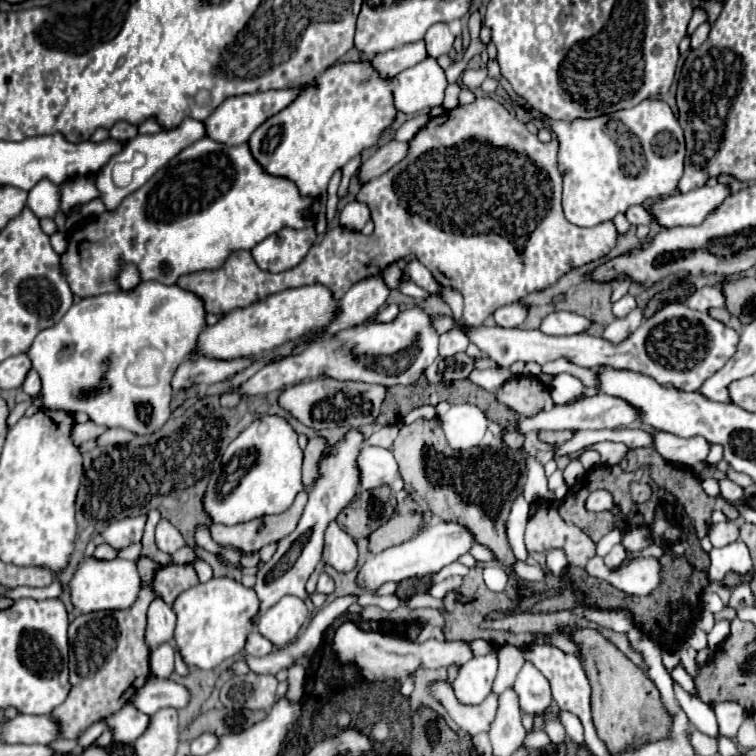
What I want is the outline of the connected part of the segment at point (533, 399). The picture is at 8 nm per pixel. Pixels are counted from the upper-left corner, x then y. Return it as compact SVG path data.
M514 376L498 388L496 398L520 416L534 416L554 406L548 386L534 376Z

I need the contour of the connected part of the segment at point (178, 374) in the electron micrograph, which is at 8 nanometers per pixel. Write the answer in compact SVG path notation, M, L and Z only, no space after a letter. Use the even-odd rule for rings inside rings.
M186 358L172 376L172 390L178 392L182 388L190 388L196 384L216 384L222 382L236 372L248 368L256 358L236 358L236 360L214 360L214 358Z

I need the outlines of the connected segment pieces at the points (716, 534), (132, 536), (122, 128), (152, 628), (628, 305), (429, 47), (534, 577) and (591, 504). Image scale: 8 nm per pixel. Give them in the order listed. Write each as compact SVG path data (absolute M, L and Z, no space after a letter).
M726 520L722 524L710 526L710 542L712 546L726 546L730 542L736 542L740 538L740 522L738 520Z
M136 516L136 518L126 518L126 520L118 520L114 524L110 524L102 536L104 540L112 546L112 548L126 548L134 542L142 540L144 534L144 524L146 524L146 516Z
M118 122L110 128L110 138L118 140L120 144L126 144L128 140L132 140L138 134L138 126L130 124L130 122Z
M154 600L154 604L150 604L148 610L148 628L146 628L146 646L150 648L150 652L156 650L160 644L172 640L174 624L176 624L174 610L162 600Z
M630 294L622 296L618 302L612 304L612 312L616 318L626 318L634 308L636 308L636 300Z
M440 22L440 24L434 24L428 28L426 32L426 52L430 58L438 58L442 54L448 54L454 46L454 34L450 32L448 24Z
M518 562L514 568L518 568L518 574L526 580L526 582L544 582L546 580L546 570L540 566L540 564L524 564L524 562Z
M605 490L594 491L588 496L585 508L598 508L598 512L612 508L612 495Z

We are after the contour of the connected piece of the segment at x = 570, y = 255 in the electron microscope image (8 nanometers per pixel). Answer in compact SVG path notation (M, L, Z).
M488 96L476 98L472 104L446 110L432 118L408 142L406 158L402 158L382 176L362 184L356 198L370 208L370 216L374 220L374 232L370 236L336 226L326 232L320 244L310 248L298 266L286 272L272 274L260 270L250 250L242 250L234 252L220 270L186 274L180 276L176 284L182 290L196 294L204 302L204 310L208 314L226 314L234 308L244 308L246 304L262 300L268 294L310 284L322 284L330 288L332 296L338 300L352 284L368 276L376 276L376 272L382 272L400 258L414 254L442 286L454 288L462 294L464 322L470 326L482 326L482 322L500 306L516 302L534 290L542 290L554 284L566 272L606 256L616 244L616 226L612 222L582 228L570 224L564 218L560 206L562 176L558 172L556 154L556 138L544 144L538 140L538 136L528 132L526 124L512 116L498 100Z

